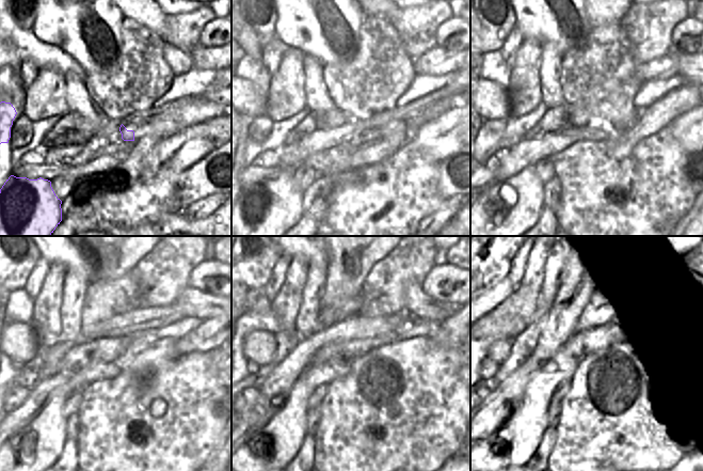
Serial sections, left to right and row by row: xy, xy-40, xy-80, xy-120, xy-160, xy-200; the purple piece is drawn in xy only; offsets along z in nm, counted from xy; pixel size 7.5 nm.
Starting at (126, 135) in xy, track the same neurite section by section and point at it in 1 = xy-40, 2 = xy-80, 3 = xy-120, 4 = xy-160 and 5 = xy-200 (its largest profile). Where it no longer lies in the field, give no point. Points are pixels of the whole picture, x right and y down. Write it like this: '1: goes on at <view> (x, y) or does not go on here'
1: goes on at xy-40 (362, 136)
2: goes on at xy-80 (587, 132)
3: goes on at xy-120 (33, 449)
4: goes on at xy-160 (272, 448)
5: goes on at xy-200 (514, 443)

